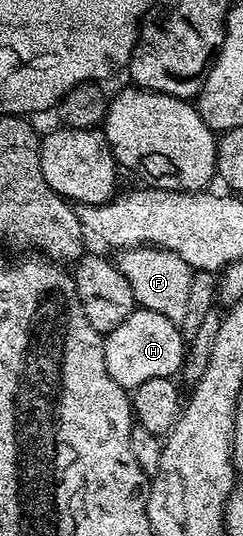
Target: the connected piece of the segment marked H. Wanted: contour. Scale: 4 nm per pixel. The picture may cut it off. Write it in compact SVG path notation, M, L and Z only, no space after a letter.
M134 307L133 313L123 318L115 330L104 333L103 339L107 374L126 390L143 386L143 382L151 382L151 378L176 377L185 363L187 341L181 335L178 321L163 318L163 314L155 314L155 310Z

